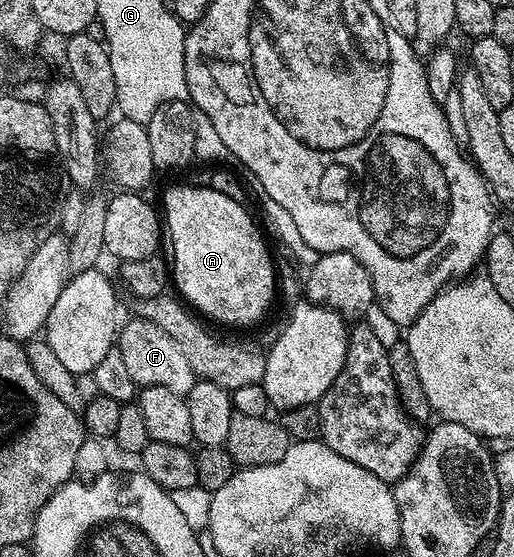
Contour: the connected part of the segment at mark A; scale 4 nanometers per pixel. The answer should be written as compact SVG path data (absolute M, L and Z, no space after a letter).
M176 184L164 192L162 216L166 221L167 239L168 236L172 239L170 272L174 284L180 287L179 295L201 317L220 324L233 324L236 328L258 323L276 296L276 268L272 265L268 244L248 210L245 205L234 202L234 198L226 198L226 194L218 194L218 190L207 186L195 188L192 184Z

